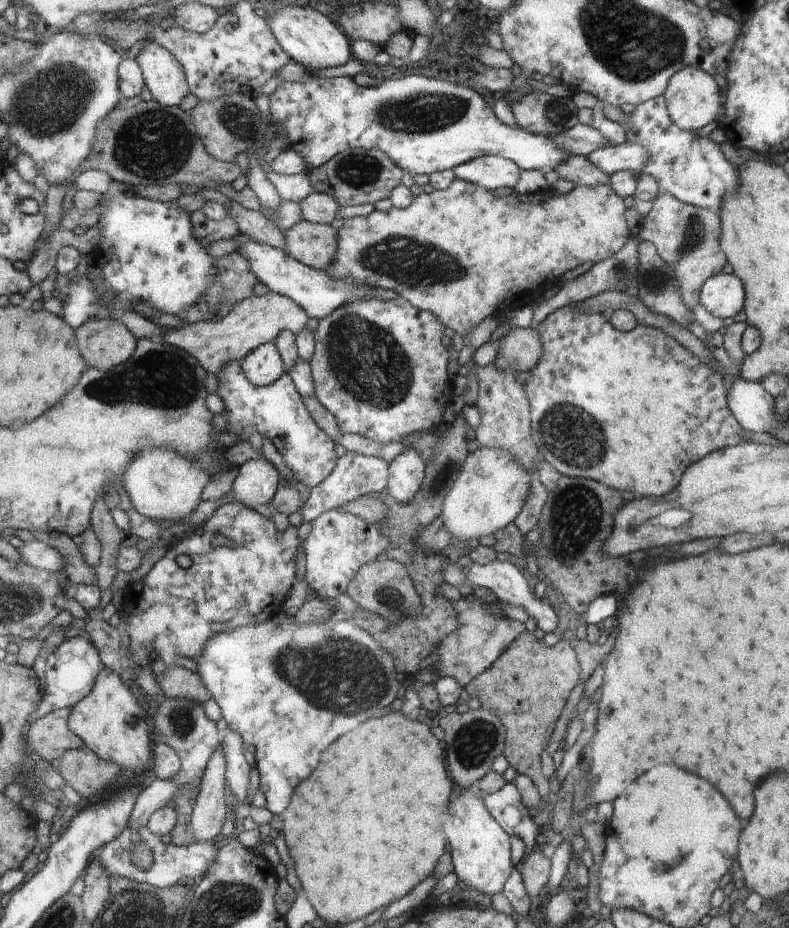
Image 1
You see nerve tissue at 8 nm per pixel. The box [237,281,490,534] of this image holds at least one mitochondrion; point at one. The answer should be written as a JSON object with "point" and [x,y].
{"point":[360,354]}

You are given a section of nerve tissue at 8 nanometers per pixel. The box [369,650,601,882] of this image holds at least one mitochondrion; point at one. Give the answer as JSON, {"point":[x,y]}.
{"point":[474,742]}

